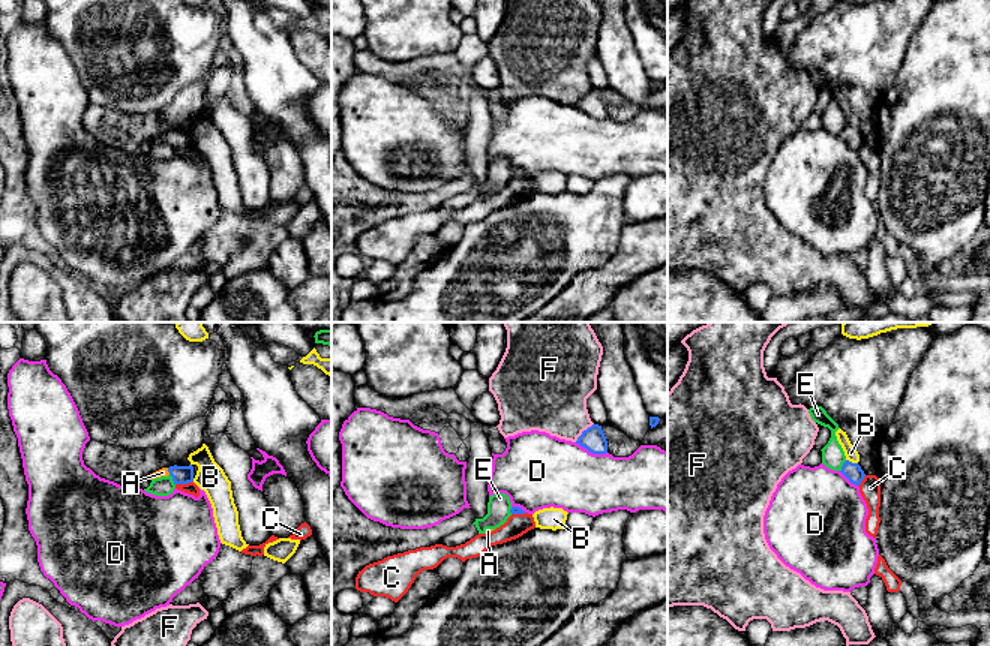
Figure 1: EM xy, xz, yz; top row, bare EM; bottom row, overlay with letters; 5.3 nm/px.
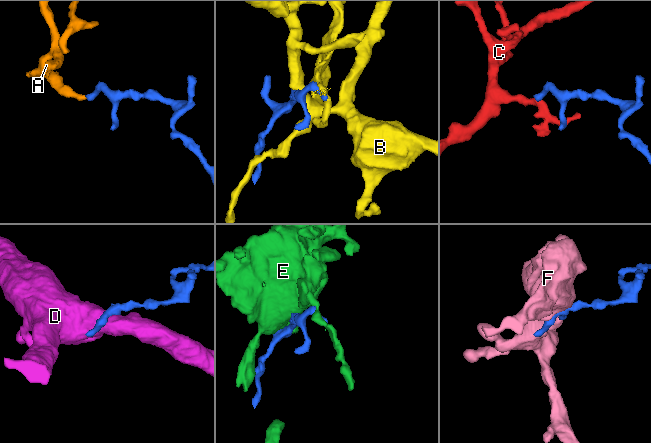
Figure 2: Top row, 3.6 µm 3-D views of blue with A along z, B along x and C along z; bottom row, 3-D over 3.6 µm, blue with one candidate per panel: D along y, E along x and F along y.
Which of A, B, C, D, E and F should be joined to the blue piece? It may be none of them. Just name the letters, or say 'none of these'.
A

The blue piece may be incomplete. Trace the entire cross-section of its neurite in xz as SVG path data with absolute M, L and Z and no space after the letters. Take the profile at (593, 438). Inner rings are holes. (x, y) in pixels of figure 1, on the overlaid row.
M592 424L578 438L576 444L586 448L592 454L606 454L608 453L608 441L602 430L602 426Z

